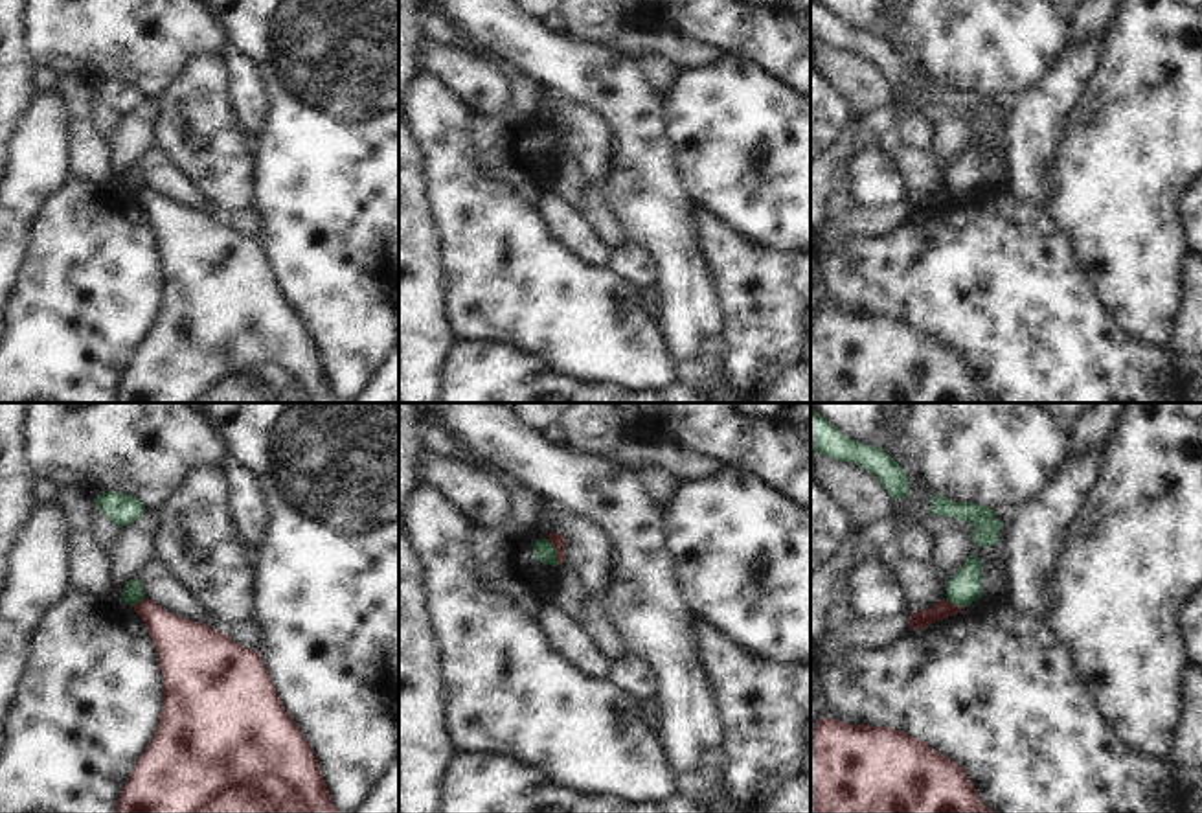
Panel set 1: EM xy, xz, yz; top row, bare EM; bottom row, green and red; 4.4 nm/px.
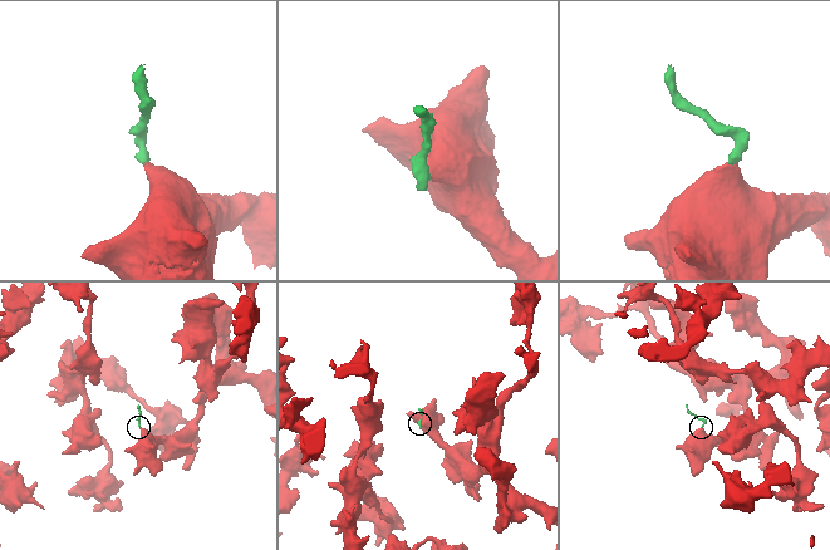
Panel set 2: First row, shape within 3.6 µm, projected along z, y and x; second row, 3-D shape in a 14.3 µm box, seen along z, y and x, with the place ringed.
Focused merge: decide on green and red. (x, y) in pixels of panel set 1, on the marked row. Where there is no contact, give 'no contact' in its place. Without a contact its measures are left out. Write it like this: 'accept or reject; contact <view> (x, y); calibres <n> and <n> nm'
reject; contact xz (554, 552); calibres 90 and 60 nm

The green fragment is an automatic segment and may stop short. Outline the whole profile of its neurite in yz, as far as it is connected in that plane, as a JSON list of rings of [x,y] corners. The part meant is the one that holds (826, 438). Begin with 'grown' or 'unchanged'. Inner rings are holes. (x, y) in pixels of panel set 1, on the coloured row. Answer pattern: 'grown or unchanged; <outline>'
unchanged; [[[811,406],[811,451],[833,460],[856,464],[875,475],[891,500],[904,498],[910,491],[906,471],[882,449],[845,438],[833,423]]]

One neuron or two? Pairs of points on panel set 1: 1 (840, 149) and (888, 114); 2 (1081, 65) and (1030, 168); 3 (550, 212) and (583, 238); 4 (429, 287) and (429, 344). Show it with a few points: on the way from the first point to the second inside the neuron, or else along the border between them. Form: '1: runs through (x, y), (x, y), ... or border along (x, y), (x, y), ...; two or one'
1: runs through (851, 142), (861, 133), (877, 125); one
2: runs through (1057, 91), (1037, 114), (1031, 142); one
3: runs through (557, 214), (576, 232); one
4: runs through (429, 302), (429, 330); one

